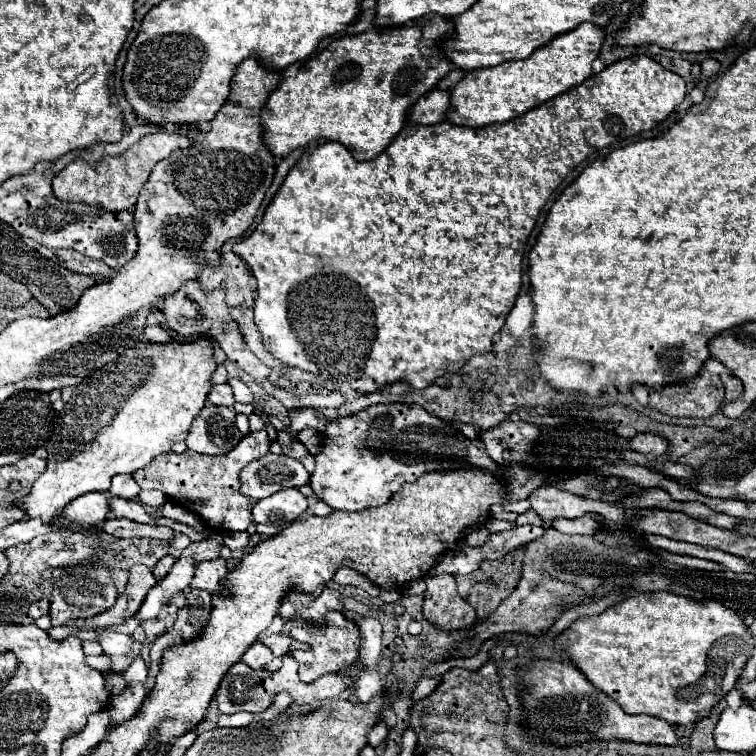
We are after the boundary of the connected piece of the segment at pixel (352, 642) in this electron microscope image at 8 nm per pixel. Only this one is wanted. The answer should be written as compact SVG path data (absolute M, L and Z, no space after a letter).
M331 612L325 616L325 622L327 622L327 630L319 632L319 630L303 630L303 628L293 628L291 636L299 642L305 642L305 644L311 644L311 650L293 650L291 656L297 660L299 664L299 678L303 682L315 682L317 678L329 674L329 672L337 672L339 668L355 662L357 654L359 654L359 648L361 648L361 634L359 634L359 628L355 622L347 620L341 612Z

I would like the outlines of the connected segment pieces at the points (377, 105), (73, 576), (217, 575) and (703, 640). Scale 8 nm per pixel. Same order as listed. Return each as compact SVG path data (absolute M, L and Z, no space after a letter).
M429 14L417 18L413 24L397 28L373 28L359 36L343 36L334 40L319 54L305 60L299 72L283 78L271 92L267 104L261 108L263 142L277 158L287 158L291 150L309 144L311 140L337 140L357 158L371 160L381 154L403 128L411 106L419 96L433 90L437 82L453 68L439 52L439 42L453 30L451 20Z
M91 558L79 566L57 566L53 570L53 592L51 592L51 624L61 626L67 620L77 618L93 618L105 610L109 610L117 600L117 586L113 582L111 566L99 562L99 558Z
M217 558L211 562L201 562L191 580L191 588L207 590L211 594L211 598L229 598L229 590L225 590L225 586L221 584L227 574L229 574L229 570L227 570L223 558Z
M637 592L629 598L625 598L623 602L607 608L603 614L583 616L583 618L575 620L563 634L559 634L555 638L555 648L567 652L571 664L575 664L599 692L613 698L627 714L649 714L649 716L661 718L669 724L691 724L691 722L697 722L703 716L707 716L711 706L715 706L719 700L723 700L725 694L735 686L737 678L743 672L745 662L751 658L751 654L755 650L755 644L753 644L753 636L747 632L741 616L715 600L691 600L691 598L683 598L677 594L669 594L669 592Z

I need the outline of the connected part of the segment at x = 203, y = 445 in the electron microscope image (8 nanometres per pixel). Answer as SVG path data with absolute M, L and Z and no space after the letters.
M207 404L195 418L187 448L201 454L227 454L241 440L241 432L235 426L235 410L231 406Z

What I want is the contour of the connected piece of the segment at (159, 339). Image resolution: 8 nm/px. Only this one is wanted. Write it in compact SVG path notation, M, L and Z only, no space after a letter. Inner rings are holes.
M147 326L145 332L147 332L147 340L157 342L157 344L163 344L163 342L171 342L171 340L173 340L171 334L169 334L167 330L163 330L161 326ZM151 332L153 332L153 336L149 336Z

